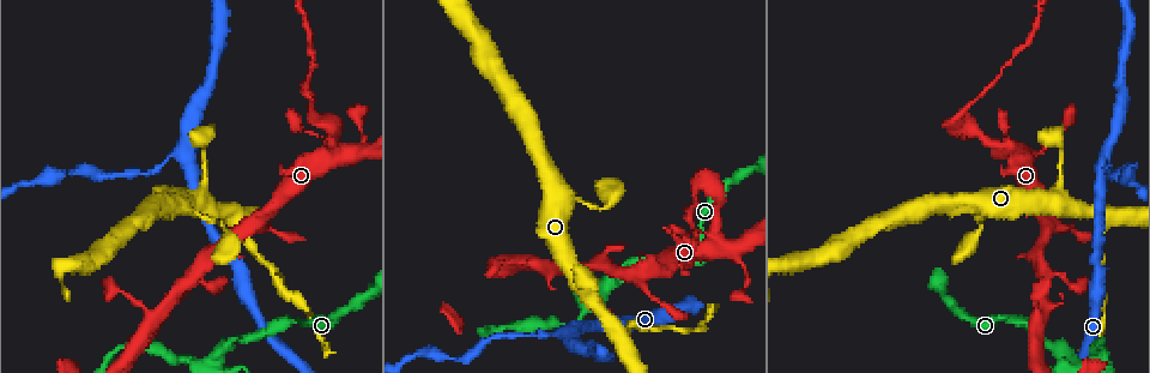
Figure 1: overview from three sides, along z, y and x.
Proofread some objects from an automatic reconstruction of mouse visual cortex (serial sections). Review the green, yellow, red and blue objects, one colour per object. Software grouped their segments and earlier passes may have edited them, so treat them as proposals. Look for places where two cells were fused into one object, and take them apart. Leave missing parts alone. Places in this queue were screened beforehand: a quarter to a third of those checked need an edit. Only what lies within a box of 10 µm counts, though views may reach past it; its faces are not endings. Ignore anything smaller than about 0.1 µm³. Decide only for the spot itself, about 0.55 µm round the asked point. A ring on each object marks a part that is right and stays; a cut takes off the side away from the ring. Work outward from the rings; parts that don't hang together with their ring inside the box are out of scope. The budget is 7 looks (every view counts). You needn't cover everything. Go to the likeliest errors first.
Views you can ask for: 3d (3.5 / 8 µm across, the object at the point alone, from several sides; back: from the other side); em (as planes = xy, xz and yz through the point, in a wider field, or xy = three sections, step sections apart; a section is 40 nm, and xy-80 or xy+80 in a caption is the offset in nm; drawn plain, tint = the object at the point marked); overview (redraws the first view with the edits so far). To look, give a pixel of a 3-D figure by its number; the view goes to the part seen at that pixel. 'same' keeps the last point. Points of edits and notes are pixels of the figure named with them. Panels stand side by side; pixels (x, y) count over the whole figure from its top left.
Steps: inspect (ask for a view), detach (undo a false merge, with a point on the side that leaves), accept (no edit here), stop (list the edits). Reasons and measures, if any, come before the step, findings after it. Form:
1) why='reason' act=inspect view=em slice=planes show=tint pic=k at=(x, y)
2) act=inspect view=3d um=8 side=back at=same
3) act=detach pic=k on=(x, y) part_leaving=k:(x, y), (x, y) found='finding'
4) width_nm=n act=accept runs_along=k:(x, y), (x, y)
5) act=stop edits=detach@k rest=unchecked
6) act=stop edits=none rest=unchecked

why='sudden change in width' act=inspect view=3d um=3.5 side=back pic=1 at=(969, 106)

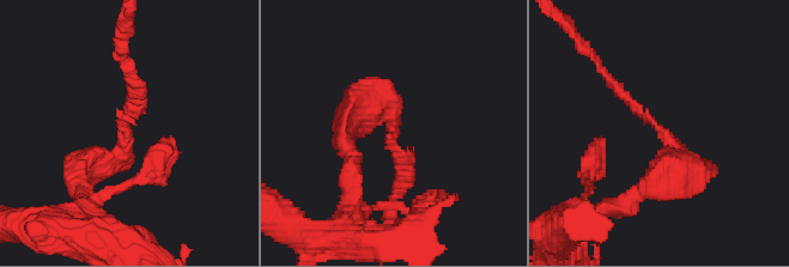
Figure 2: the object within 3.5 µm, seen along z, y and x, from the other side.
arm_widths_nm=150,400 why='shape alone is not enough' act=inspect view=em slice=xy step=5 show=tint pic=2 at=(391, 125)

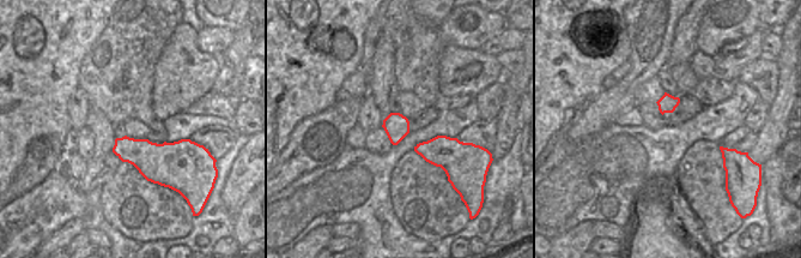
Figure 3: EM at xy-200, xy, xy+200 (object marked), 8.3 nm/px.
act=inspect view=em slice=xy step=3 show=tint at=same

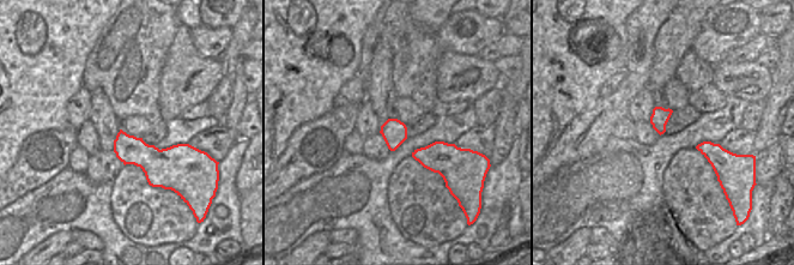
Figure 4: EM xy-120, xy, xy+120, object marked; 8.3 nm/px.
act=detach pic=2 on=(647, 116) part_leaving=2:(677, 147), (600, 70) found='two cells meet here'

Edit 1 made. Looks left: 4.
act=inspect view=overview

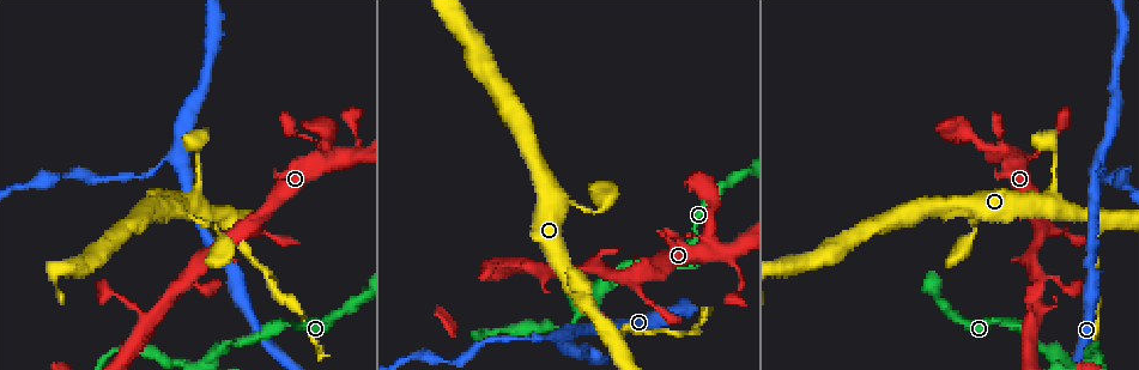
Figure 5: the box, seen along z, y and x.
why='sharp bend' act=inspect view=3d um=3.5 pic=5 at=(306, 327)

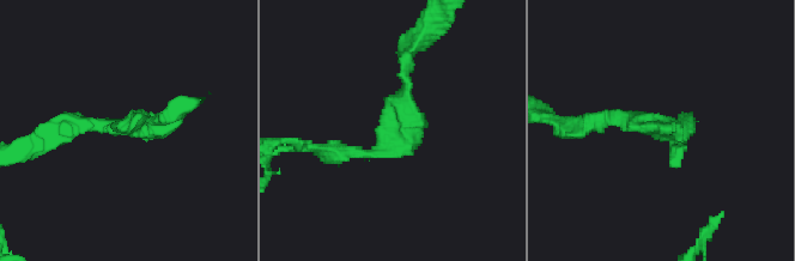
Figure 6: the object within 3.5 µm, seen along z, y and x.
arm_widths_nm=200,200 why='shape alone is not enough' act=inspect view=em slice=xy step=1 show=tint pic=6 at=(396, 149)

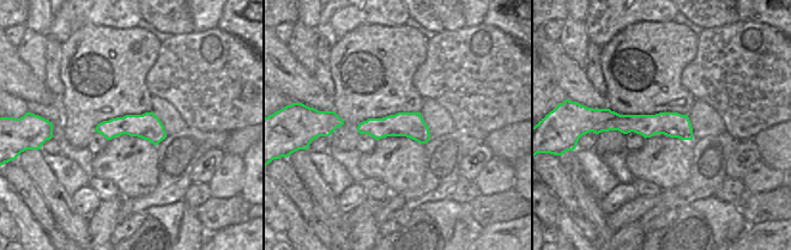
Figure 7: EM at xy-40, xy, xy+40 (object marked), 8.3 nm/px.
act=accept runs_along=7:(604, 116), (670, 123), (689, 136) found='one cell here'

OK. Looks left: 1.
act=stop edits=detach@2 rest=unchecked

